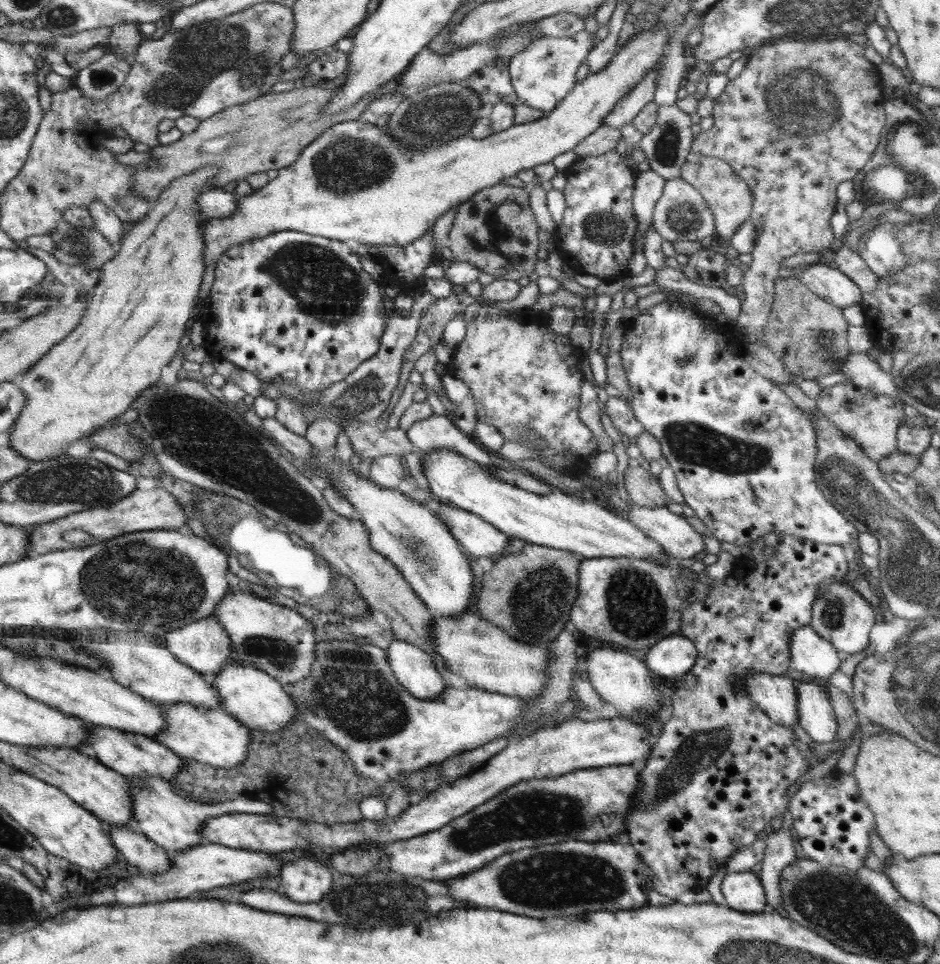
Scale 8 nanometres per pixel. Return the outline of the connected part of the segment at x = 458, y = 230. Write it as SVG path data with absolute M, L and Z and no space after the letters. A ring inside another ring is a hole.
M500 182L498 184L495 184L494 186L479 190L470 199L464 201L459 206L456 212L456 216L454 218L452 228L448 234L448 240L449 240L448 248L454 254L454 261L466 262L472 265L476 265L476 268L479 268L480 273L492 275L495 278L495 280L502 279L502 280L518 281L521 278L530 277L530 275L535 270L535 265L537 264L536 254L538 254L538 251L541 248L541 244L538 240L539 227L529 204L529 193L527 189L528 187L516 187L512 185L507 185L504 182Z

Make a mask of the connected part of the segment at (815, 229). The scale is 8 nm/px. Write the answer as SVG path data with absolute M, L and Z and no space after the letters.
M853 37L839 39L831 39L830 41L818 40L796 40L796 38L770 38L767 44L762 44L748 56L748 62L742 69L740 74L728 81L724 92L715 98L713 101L713 126L706 131L702 131L696 138L693 139L691 144L691 151L694 154L701 154L712 158L719 158L727 162L732 170L751 188L754 198L753 208L749 220L756 228L756 245L750 253L752 263L747 272L743 272L742 288L745 288L744 293L746 297L741 302L741 313L735 320L735 325L739 329L744 339L749 343L757 343L762 335L763 328L767 323L772 303L774 302L774 289L775 282L780 278L779 272L781 270L781 262L783 259L798 253L818 253L823 249L836 247L838 242L832 234L830 228L830 220L836 211L838 205L838 196L841 193L842 186L850 183L856 173L868 162L872 156L874 149L879 145L881 132L885 127L885 110L883 104L885 103L883 89L880 84L880 77L878 76L877 66L868 61L864 56L865 47L859 42L854 42Z

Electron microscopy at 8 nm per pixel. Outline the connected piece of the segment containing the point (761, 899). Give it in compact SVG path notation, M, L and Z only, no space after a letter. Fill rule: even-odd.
M756 870L726 872L721 883L726 906L744 913L768 910L765 890Z

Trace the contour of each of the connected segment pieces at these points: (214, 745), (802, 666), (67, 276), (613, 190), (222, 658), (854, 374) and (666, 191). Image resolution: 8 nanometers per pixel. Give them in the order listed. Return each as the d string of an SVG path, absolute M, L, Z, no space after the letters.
M158 703L166 713L166 727L153 737L156 742L182 758L193 759L213 767L232 768L248 760L248 746L252 744L251 730L223 710L208 710L192 704Z
M804 625L791 634L789 649L789 668L792 670L826 680L839 670L838 650L810 625Z
M25 240L13 242L20 249L26 252L32 252L32 255L40 258L44 264L48 266L52 274L58 281L64 286L74 286L78 290L89 291L94 288L99 282L100 272L94 270L88 270L88 267L80 264L76 266L70 266L60 261L56 261L56 258L52 256L52 253L30 247Z
M616 149L596 157L579 158L564 171L567 183L561 190L566 198L566 210L560 226L553 235L554 248L560 255L563 265L581 274L592 275L605 280L615 274L627 273L628 262L634 254L632 242L636 237L636 222L632 210L636 171L631 169Z
M215 617L200 619L196 622L186 623L182 627L167 632L166 648L182 663L207 676L216 674L230 661L237 661L231 651L231 640L224 627Z
M852 352L839 366L839 372L847 376L856 386L899 398L892 374L885 372L873 358L866 356L866 353Z
M682 177L665 182L662 197L656 202L652 214L652 225L663 240L670 242L699 242L702 238L717 234L712 210L700 193Z

